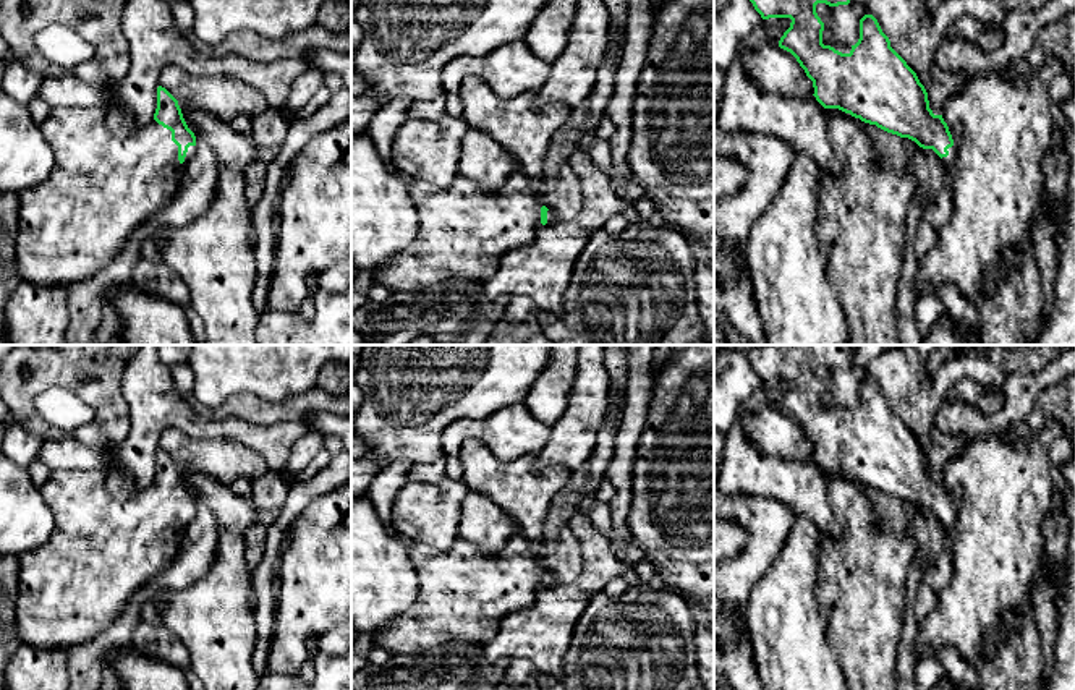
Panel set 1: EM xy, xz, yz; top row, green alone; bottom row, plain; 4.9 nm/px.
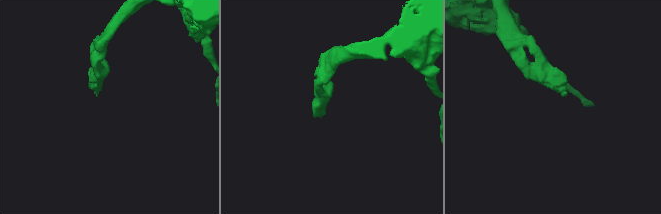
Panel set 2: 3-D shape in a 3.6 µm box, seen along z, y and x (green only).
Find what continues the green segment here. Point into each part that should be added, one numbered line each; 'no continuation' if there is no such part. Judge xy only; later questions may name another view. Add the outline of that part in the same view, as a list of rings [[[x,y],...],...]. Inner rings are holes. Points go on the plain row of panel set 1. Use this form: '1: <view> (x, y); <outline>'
1: xy (109, 540); [[[115,465],[53,470],[40,494],[53,515],[53,530],[42,546],[16,557],[16,638],[26,646],[70,650],[105,632],[131,596],[172,565],[196,509],[188,510],[181,526],[170,492],[155,483],[138,491]]]

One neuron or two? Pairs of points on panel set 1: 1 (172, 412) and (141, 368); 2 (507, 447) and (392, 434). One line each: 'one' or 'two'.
1: one
2: two

